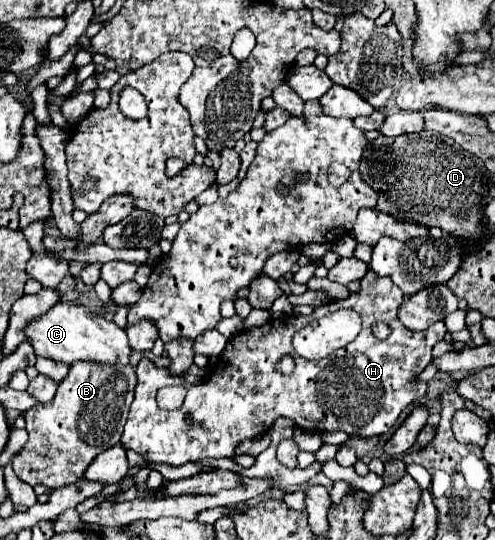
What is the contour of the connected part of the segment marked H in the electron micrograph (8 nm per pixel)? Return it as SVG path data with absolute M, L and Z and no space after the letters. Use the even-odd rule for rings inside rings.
M368 270L368 274L362 278L362 290L358 294L350 294L346 300L332 300L330 304L318 306L314 310L314 314L310 314L310 316L290 316L290 318L282 318L282 320L272 320L260 328L250 328L250 330L244 330L244 332L232 336L228 340L224 352L220 354L220 360L218 360L218 366L216 366L212 378L198 386L188 384L180 376L172 376L168 372L168 368L158 368L152 360L142 358L140 364L136 366L136 374L138 374L138 386L146 386L146 388L142 388L138 392L138 386L136 386L136 396L130 406L128 422L122 432L124 448L130 448L142 456L148 456L150 462L166 462L172 466L180 466L186 462L198 462L204 458L226 458L226 456L230 458L234 454L234 448L240 442L262 436L262 432L268 432L270 426L274 424L274 420L280 416L290 418L298 426L302 426L306 430L316 430L316 432L342 430L350 436L360 436L360 438L386 434L394 426L400 412L426 394L428 386L426 386L426 382L418 380L418 374L432 362L432 348L440 340L444 340L444 334L446 334L444 322L436 322L436 324L432 324L432 328L422 330L422 332L412 332L408 328L404 328L404 324L400 324L398 314L396 314L400 308L400 300L402 300L402 292L398 286L392 284L390 278L378 278L374 272ZM338 308L352 308L360 314L362 330L360 330L358 338L352 344L336 350L332 356L318 360L318 362L308 362L300 356L294 356L294 372L282 374L276 368L276 364L282 356L292 356L294 332L300 330L312 318L320 318L328 312L336 312ZM374 322L386 322L392 328L392 334L386 340L374 338L370 332L370 326ZM172 384L184 386L188 390L188 394L186 394L186 402L178 410L166 412L166 410L158 408L156 388L152 388L152 386L172 386Z

